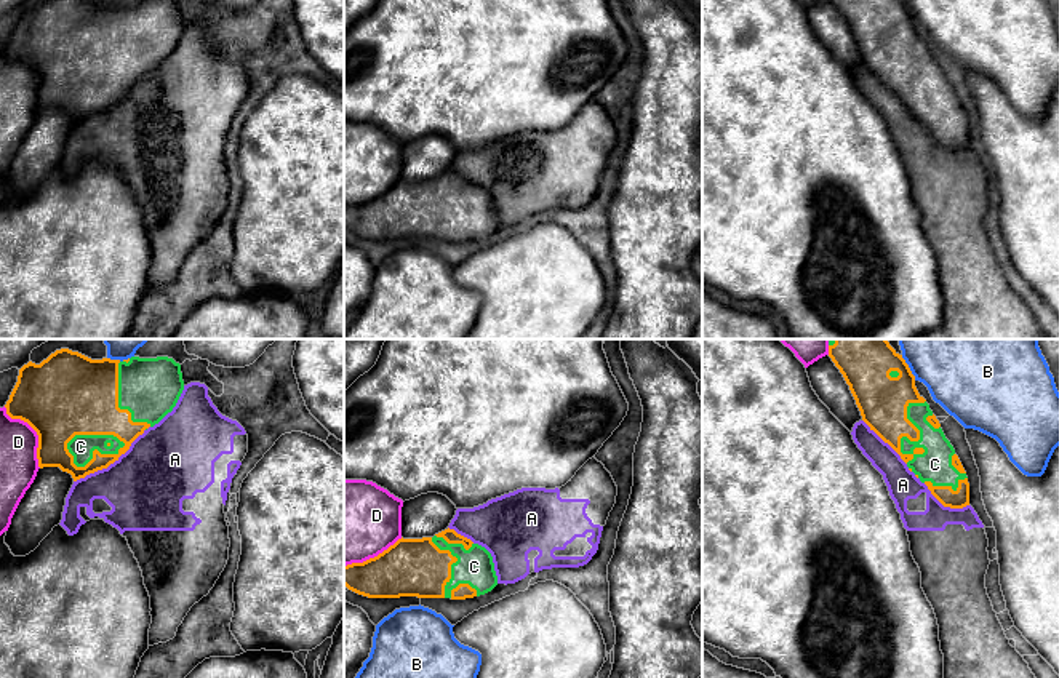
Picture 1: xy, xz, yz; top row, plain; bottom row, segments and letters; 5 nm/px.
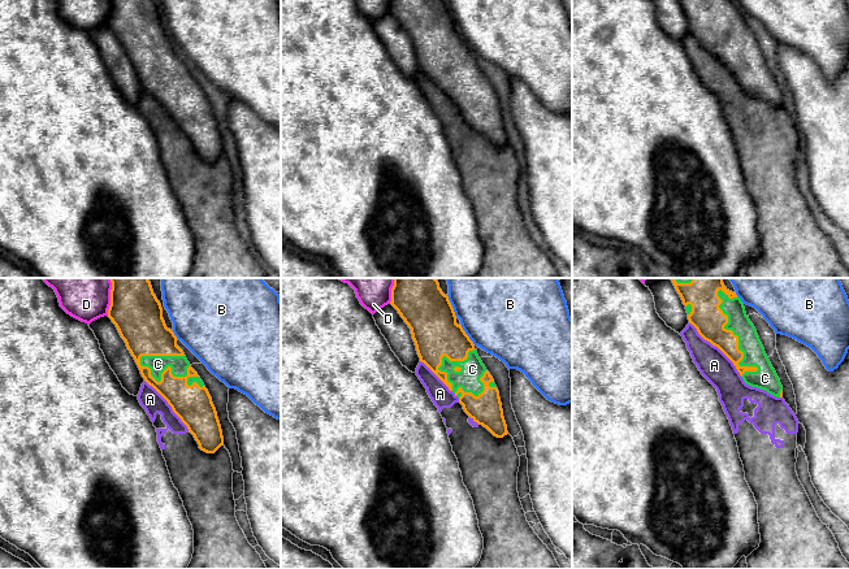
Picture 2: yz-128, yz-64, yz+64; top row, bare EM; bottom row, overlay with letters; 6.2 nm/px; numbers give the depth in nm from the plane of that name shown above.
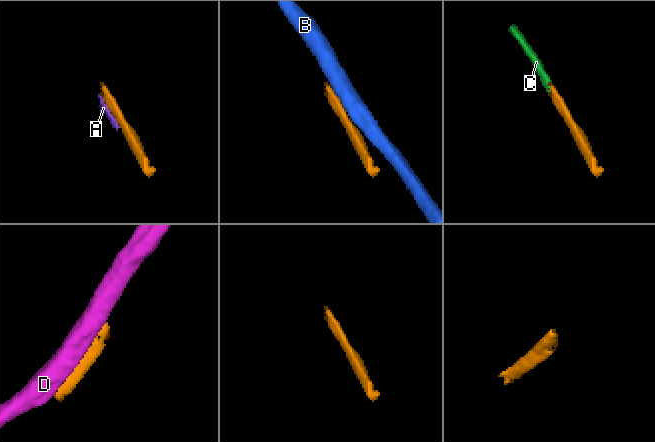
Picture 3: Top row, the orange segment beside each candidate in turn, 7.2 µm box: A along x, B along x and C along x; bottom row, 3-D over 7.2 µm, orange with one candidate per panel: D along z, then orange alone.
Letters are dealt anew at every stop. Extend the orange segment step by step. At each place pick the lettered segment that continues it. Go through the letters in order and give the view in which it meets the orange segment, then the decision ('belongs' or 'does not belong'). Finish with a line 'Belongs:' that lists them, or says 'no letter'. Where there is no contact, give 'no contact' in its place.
A: contact in xy; does not belong
B: contact in yz; does not belong
C: contact in xy; belongs
D: contact in xy; does not belong
Belongs: C

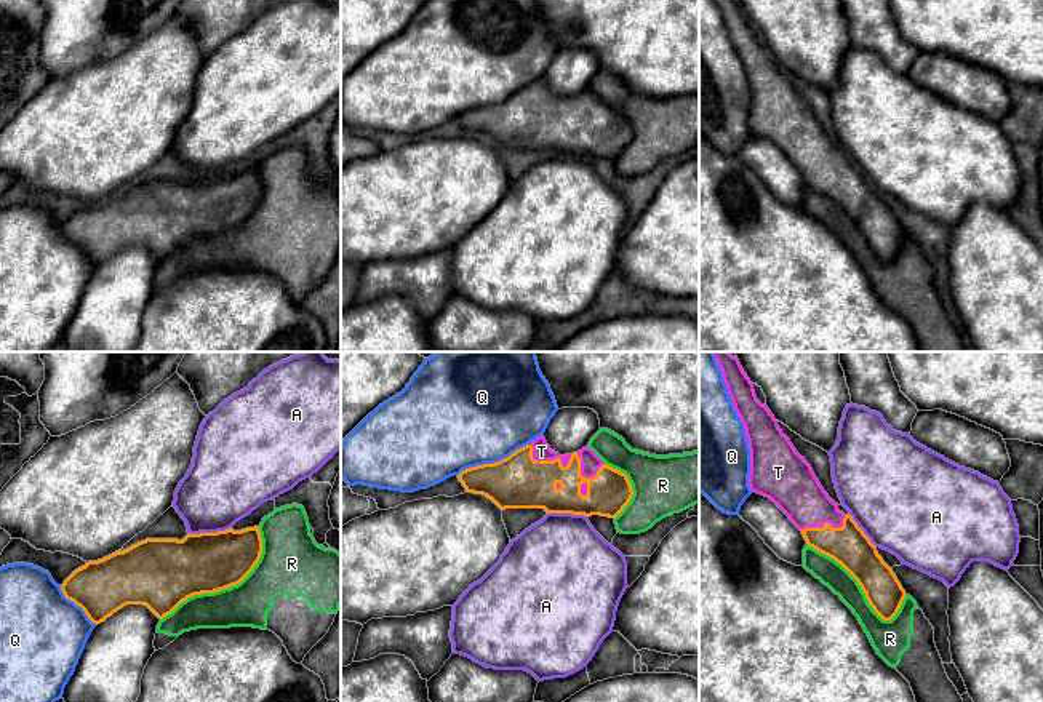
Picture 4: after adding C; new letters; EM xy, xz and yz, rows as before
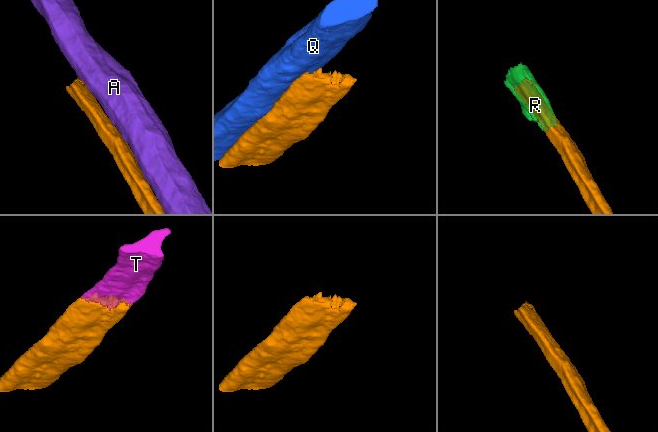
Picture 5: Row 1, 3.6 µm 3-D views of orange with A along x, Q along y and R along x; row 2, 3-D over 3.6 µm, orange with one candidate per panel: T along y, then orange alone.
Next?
A: contact in xy; does not belong
Q: contact in xz; does not belong
R: contact in xy; does not belong
T: contact in xz; belongs
Belongs: T

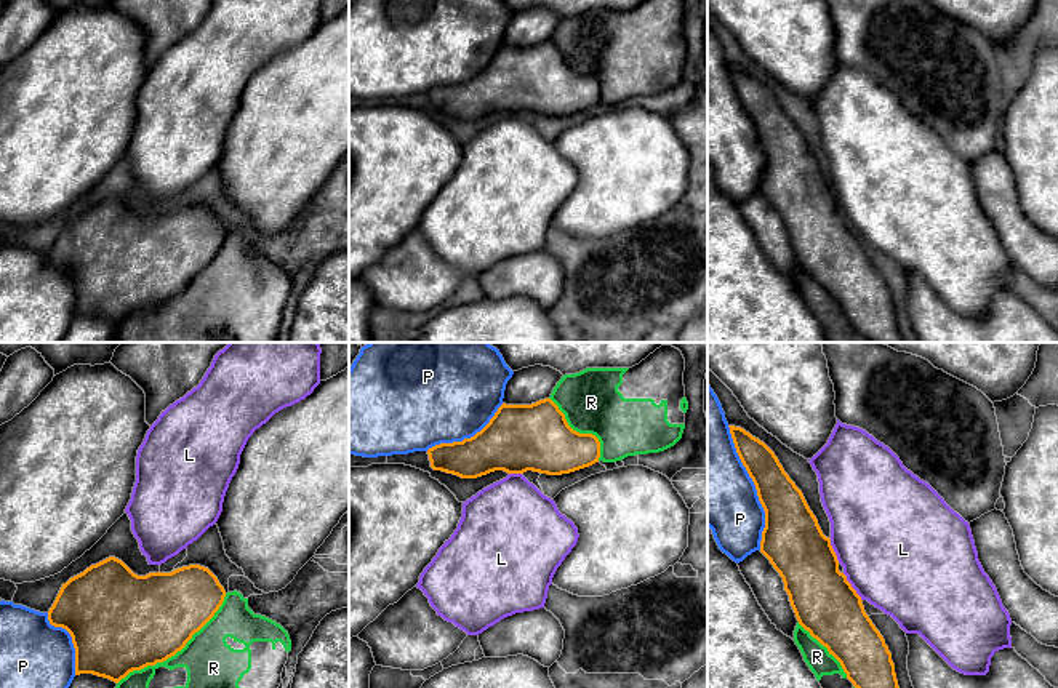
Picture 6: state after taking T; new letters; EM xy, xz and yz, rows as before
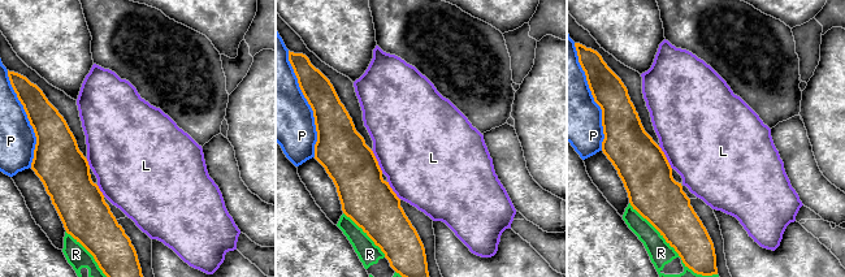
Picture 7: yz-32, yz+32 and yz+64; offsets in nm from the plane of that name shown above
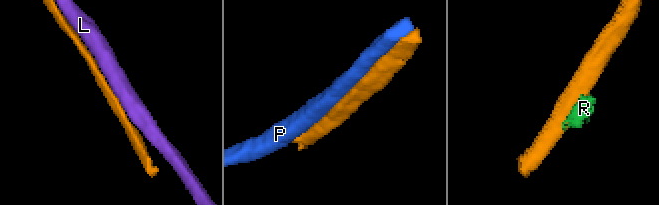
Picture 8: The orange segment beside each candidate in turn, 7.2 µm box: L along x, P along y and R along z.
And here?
L: contact in yz; does not belong
P: contact in yz; does not belong
R: contact in xy; does not belong
Belongs: no letter

